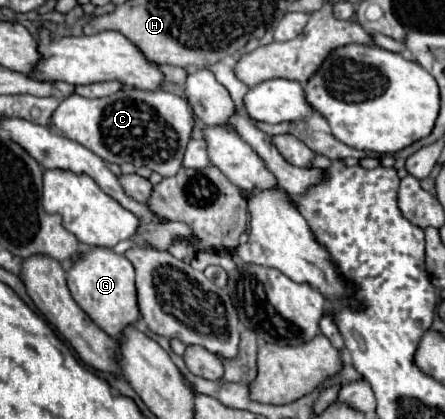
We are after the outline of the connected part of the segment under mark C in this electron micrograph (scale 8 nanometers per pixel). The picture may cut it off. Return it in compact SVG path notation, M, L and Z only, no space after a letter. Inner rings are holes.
M122 87L122 91L102 99L86 99L80 95L66 97L54 111L52 123L64 137L82 143L108 163L144 165L162 177L170 177L182 167L182 155L194 129L194 113L190 103L186 103L186 97L176 93L148 93Z

